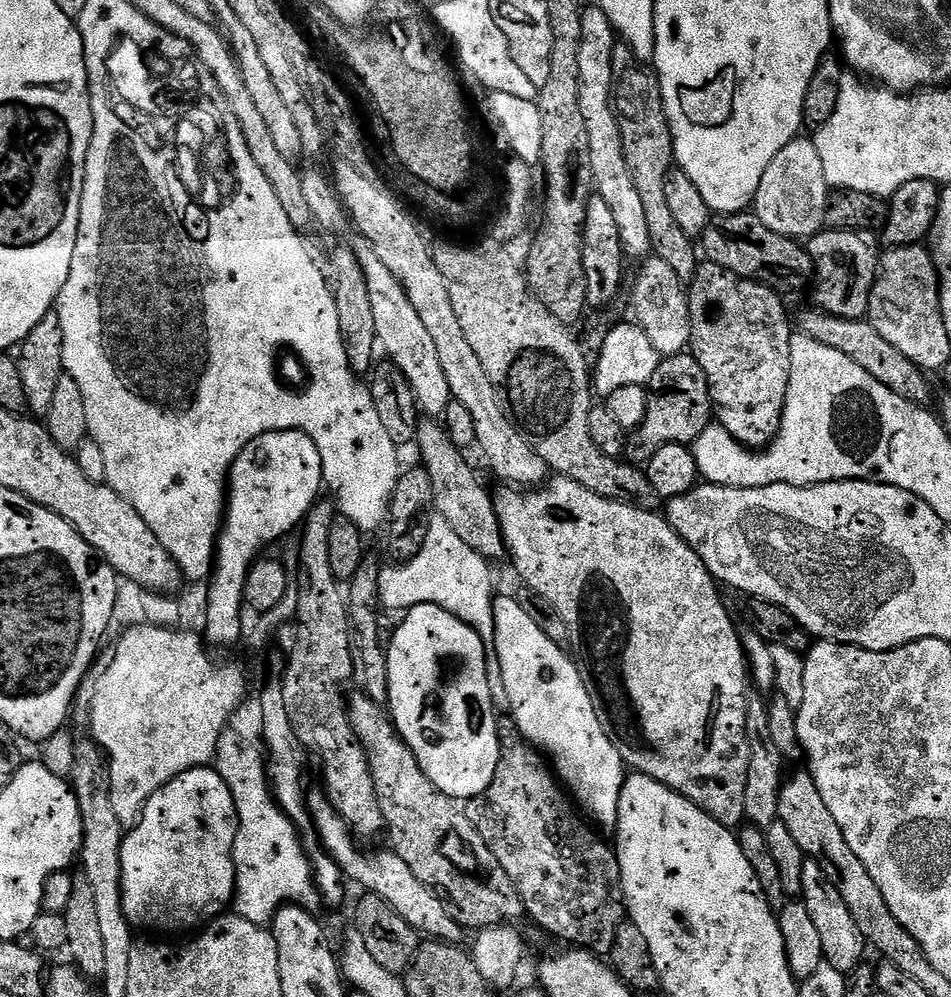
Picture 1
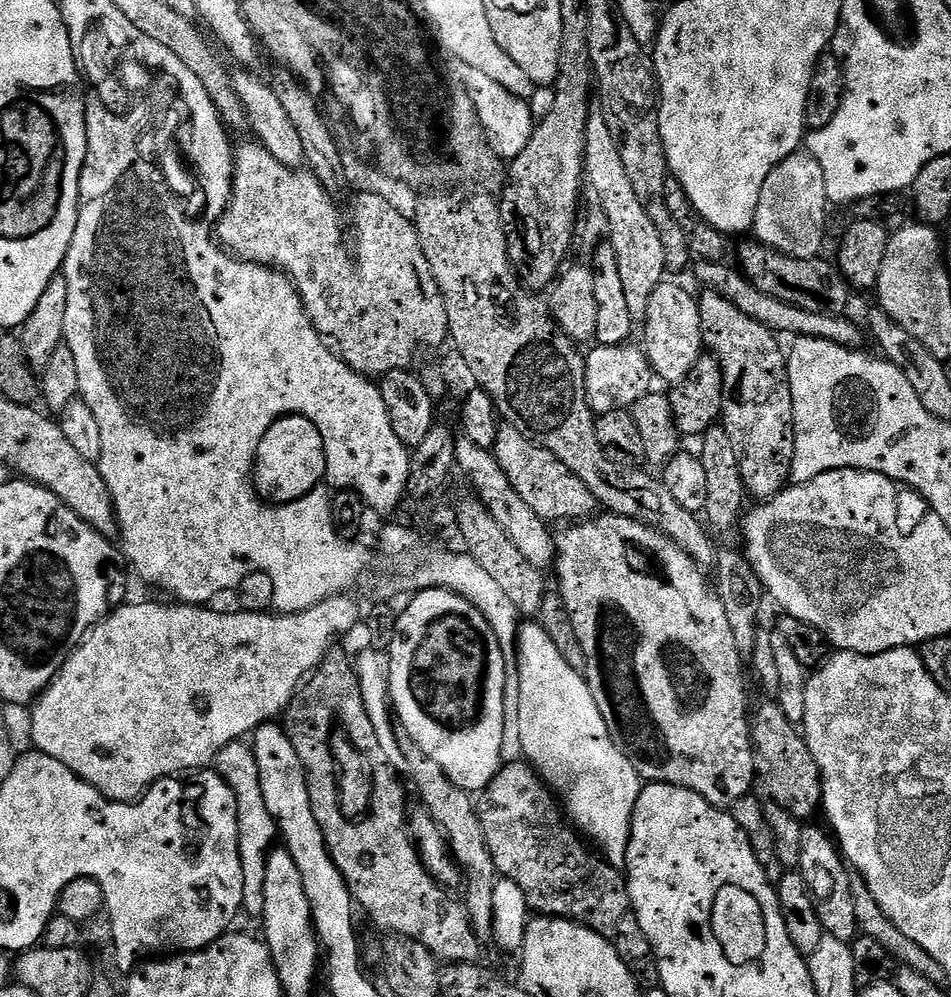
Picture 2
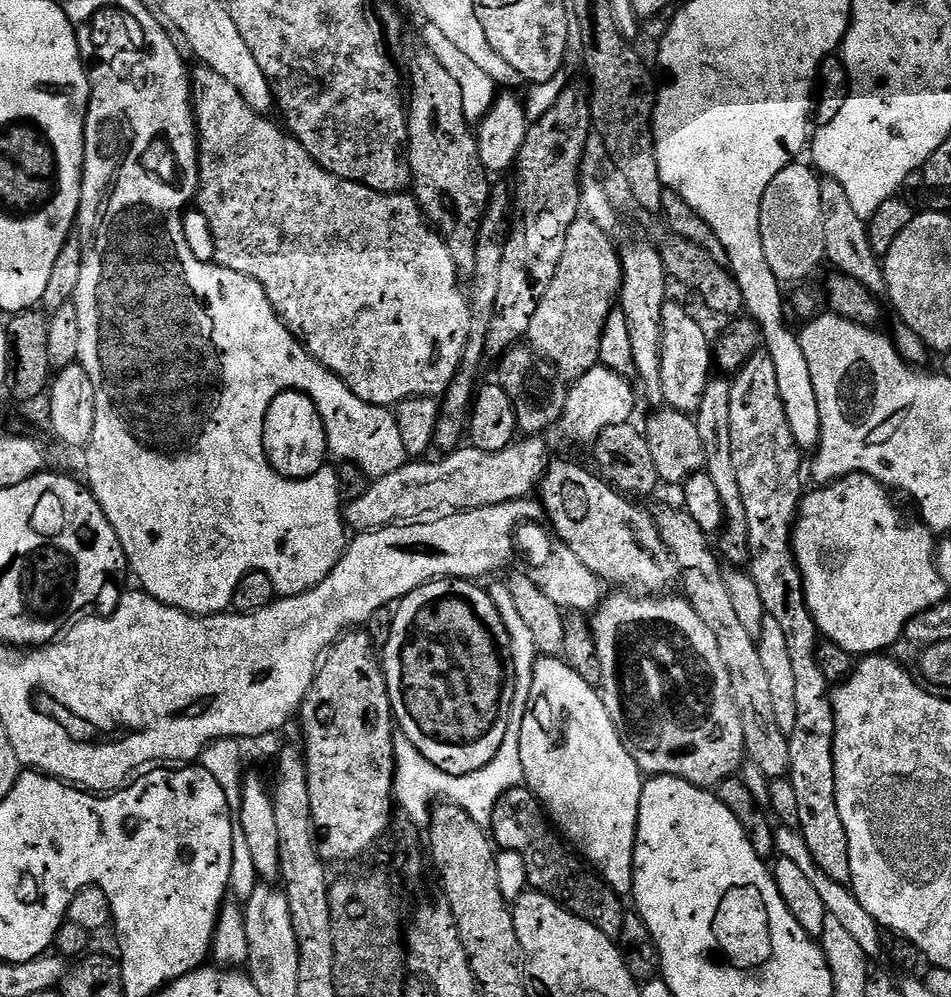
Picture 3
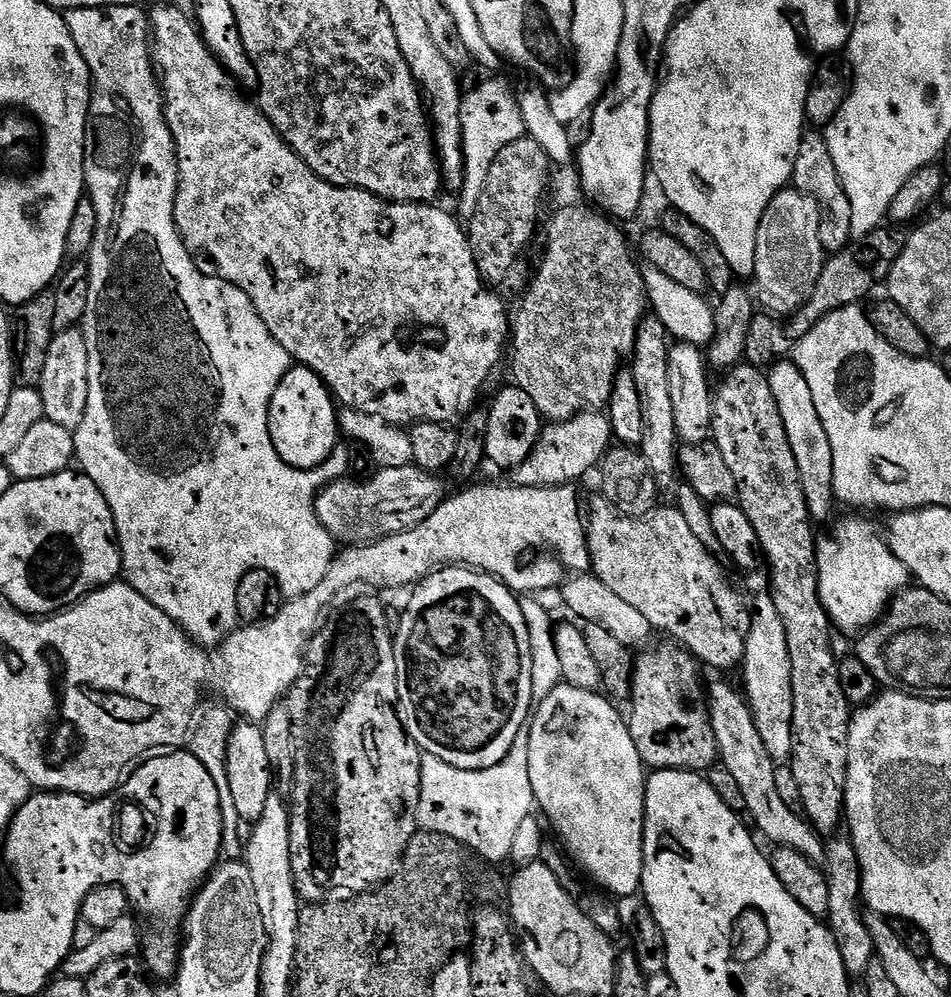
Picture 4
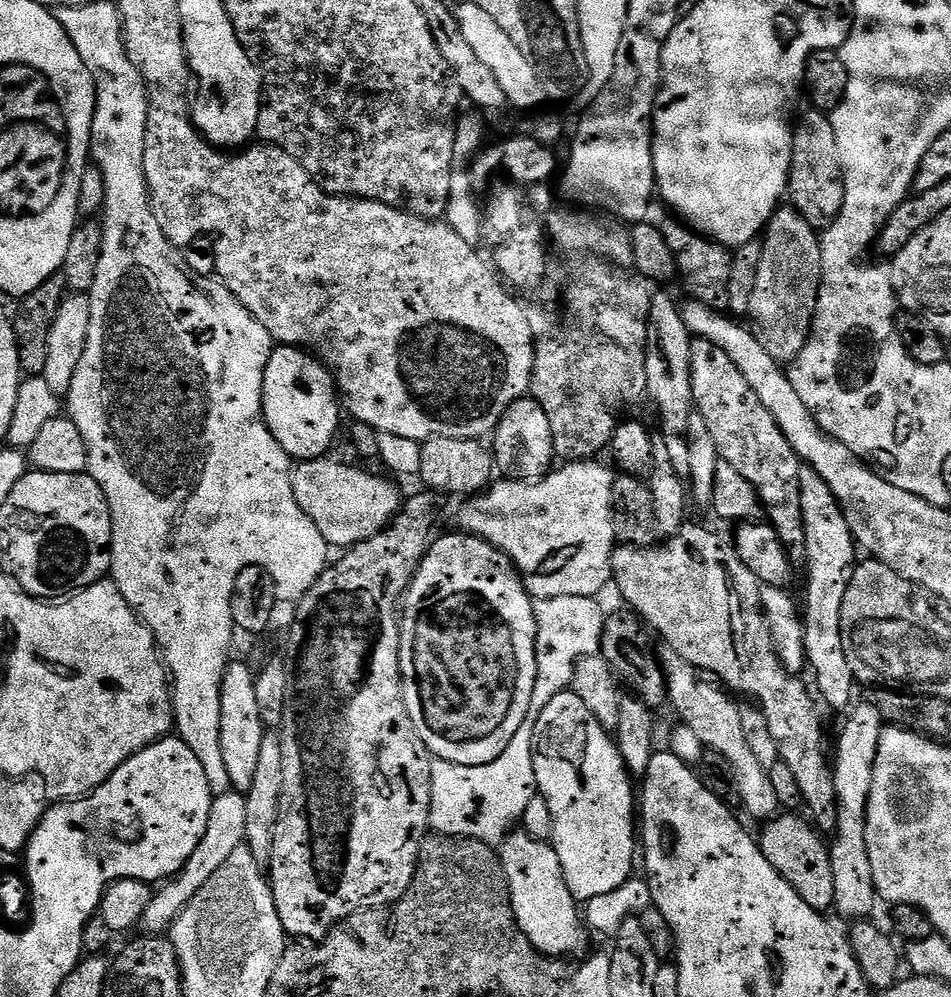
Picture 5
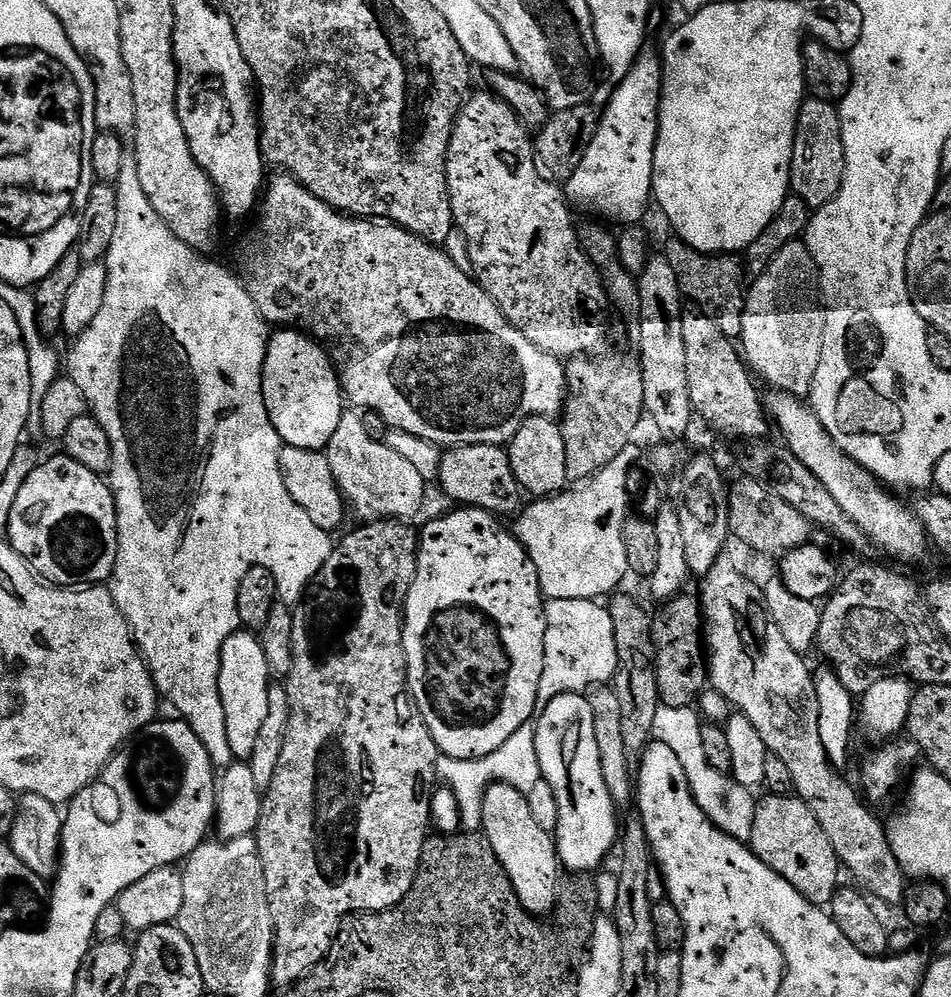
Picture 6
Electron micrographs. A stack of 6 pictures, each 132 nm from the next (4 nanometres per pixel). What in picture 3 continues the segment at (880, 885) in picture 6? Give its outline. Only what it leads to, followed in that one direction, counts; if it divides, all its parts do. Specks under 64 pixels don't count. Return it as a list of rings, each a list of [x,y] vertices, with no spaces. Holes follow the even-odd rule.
[[[553,459],[549,463],[544,479],[538,485],[538,499],[543,507],[547,523],[552,523],[551,531],[555,539],[561,540],[589,570],[601,581],[636,594],[664,594],[672,583],[677,583],[678,569],[672,551],[665,546],[655,519],[639,508],[627,495],[621,494],[601,478],[595,471],[587,472],[580,464],[568,460]]]

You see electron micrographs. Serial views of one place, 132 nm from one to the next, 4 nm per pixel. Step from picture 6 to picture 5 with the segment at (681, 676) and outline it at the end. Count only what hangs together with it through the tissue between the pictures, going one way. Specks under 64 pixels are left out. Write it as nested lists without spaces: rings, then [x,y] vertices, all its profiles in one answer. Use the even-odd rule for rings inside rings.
[[[631,610],[605,615],[599,655],[610,666],[617,681],[647,708],[659,710],[668,700],[668,680],[660,667],[657,649],[652,649],[653,637],[639,616]]]

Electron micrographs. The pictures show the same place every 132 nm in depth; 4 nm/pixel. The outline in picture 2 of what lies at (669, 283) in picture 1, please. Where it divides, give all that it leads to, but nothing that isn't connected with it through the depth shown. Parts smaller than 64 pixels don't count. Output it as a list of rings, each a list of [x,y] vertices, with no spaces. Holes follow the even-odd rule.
[[[662,282],[657,286],[650,298],[648,315],[642,321],[642,327],[644,327],[642,351],[648,357],[648,362],[653,373],[657,372],[666,383],[673,384],[672,386],[679,386],[692,375],[696,365],[700,363],[702,355],[700,305],[695,295],[692,297],[690,293],[683,292],[678,285],[668,283]]]

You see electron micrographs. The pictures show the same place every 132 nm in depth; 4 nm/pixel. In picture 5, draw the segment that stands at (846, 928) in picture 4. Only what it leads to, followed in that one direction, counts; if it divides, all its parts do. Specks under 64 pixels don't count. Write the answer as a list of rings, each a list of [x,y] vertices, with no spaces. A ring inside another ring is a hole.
[[[867,702],[857,703],[855,707],[847,713],[848,721],[844,724],[844,729],[840,732],[840,737],[836,740],[836,756],[834,752],[834,763],[832,764],[832,777],[834,778],[834,794],[836,795],[836,830],[834,839],[831,841],[828,853],[830,854],[830,866],[834,870],[834,912],[840,916],[849,916],[849,921],[855,922],[861,918],[871,917],[872,911],[875,910],[876,904],[878,905],[878,897],[876,894],[876,887],[874,886],[874,870],[870,870],[870,850],[866,850],[866,806],[870,800],[870,782],[872,781],[872,774],[874,772],[874,758],[878,754],[878,738],[880,733],[884,731],[886,725],[881,720],[878,710],[874,710],[874,706]]]

